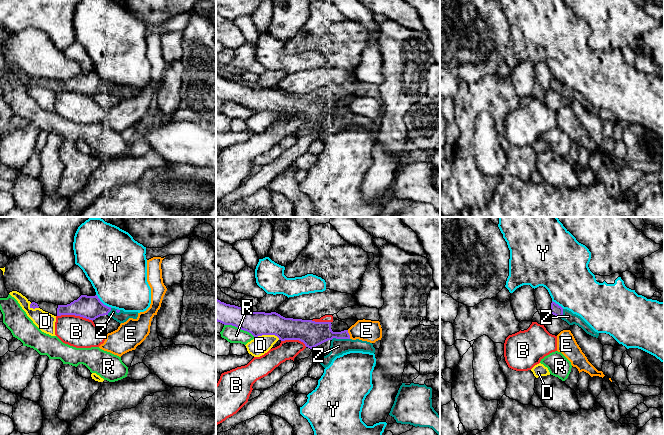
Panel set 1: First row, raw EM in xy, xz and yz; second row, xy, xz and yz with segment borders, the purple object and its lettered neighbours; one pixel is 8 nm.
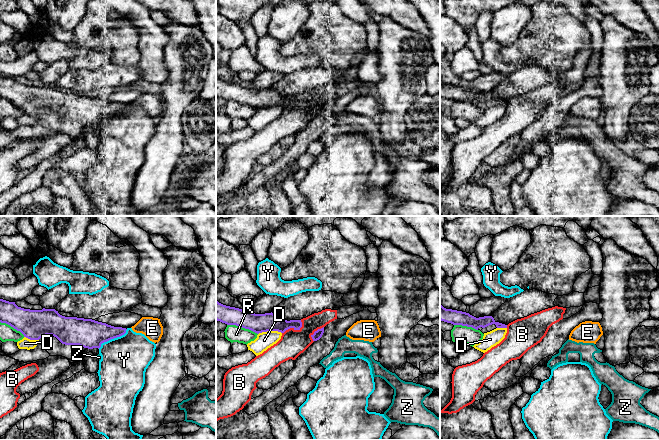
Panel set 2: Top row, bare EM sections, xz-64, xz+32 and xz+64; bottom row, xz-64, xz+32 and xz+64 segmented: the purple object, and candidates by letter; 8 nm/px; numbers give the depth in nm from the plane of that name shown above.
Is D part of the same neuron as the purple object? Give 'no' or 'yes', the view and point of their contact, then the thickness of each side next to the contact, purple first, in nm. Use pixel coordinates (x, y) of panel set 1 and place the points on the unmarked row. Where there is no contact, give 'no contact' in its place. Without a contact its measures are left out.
no | xz (267, 110) | 190/150 nm

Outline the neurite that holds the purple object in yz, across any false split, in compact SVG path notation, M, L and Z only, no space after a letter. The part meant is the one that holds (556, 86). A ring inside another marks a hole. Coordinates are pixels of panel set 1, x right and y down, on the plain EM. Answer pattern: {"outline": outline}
{"outline": "M552 77L550 89L566 97L569 101L578 101L587 110L598 114L599 109L595 108L580 92L573 90L567 85L563 85L561 82Z"}

